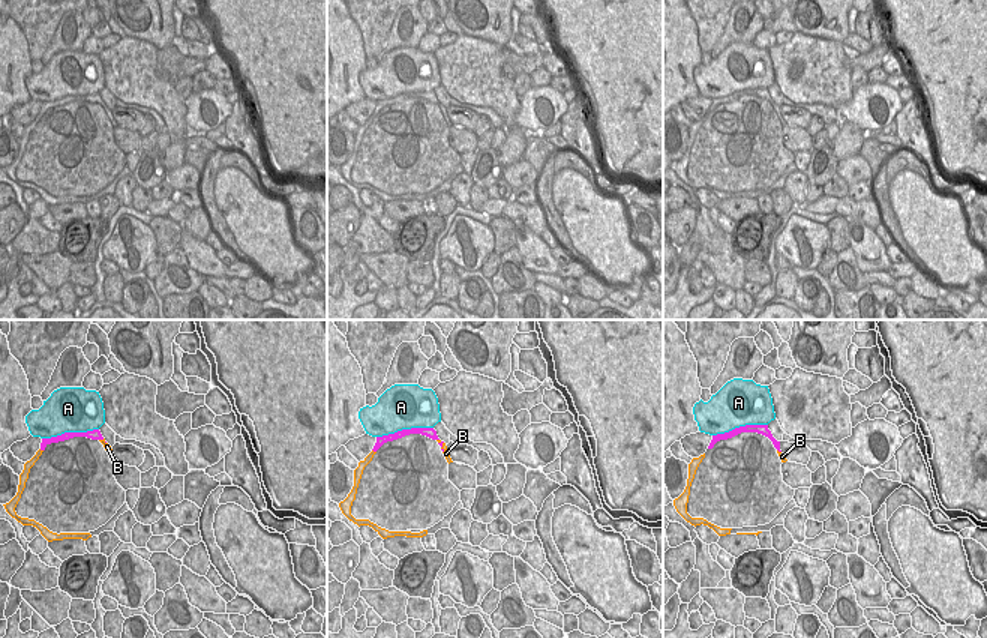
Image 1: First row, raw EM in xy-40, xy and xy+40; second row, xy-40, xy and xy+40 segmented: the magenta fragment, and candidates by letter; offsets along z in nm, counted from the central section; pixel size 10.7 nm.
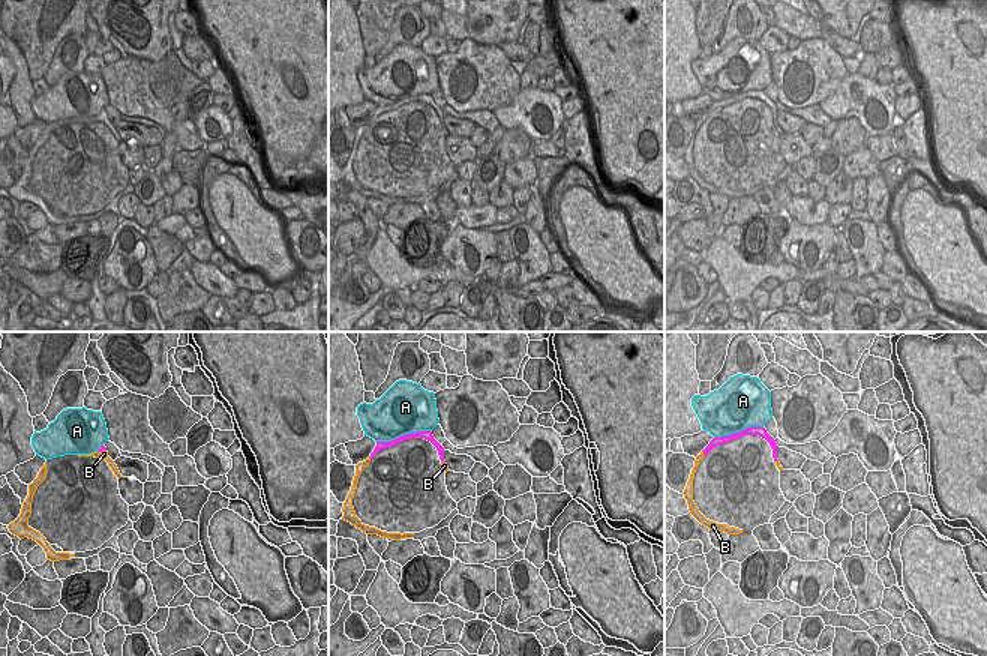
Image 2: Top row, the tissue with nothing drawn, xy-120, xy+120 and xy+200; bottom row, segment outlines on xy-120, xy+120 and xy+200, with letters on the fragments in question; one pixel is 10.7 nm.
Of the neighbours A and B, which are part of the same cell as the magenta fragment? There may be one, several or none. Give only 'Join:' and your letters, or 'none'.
Join: A

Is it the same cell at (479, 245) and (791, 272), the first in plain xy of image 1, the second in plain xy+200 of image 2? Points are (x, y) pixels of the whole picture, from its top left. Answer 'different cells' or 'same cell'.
different cells

